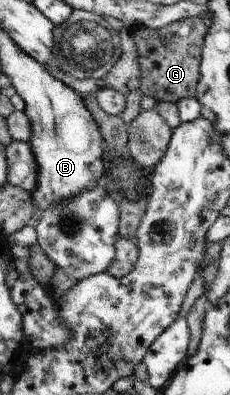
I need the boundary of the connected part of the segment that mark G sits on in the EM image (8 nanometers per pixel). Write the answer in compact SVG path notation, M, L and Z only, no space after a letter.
M189 17L182 21L173 22L161 29L135 29L132 33L137 46L138 63L142 72L140 91L145 96L152 96L156 101L179 102L182 98L195 97L197 82L202 64L202 47L205 46L205 36L208 34L201 17Z

